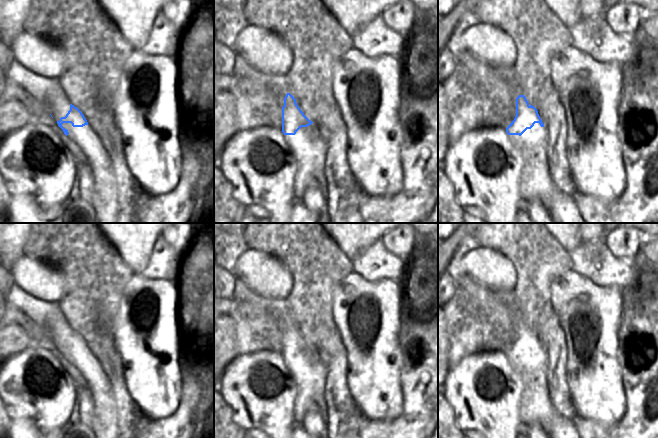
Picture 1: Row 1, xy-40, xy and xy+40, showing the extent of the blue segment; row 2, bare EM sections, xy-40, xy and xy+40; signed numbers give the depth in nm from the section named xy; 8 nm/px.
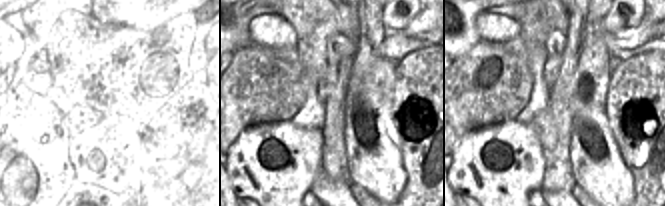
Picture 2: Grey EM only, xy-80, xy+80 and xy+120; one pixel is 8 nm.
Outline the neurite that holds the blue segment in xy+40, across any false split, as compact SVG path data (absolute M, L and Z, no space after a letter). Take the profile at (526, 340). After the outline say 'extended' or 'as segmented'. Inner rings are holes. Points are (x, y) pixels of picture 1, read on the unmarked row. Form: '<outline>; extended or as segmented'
M519 319L516 322L516 340L506 352L507 358L521 360L527 353L531 353L535 347L544 351L537 333L528 327L524 319Z; as segmented

